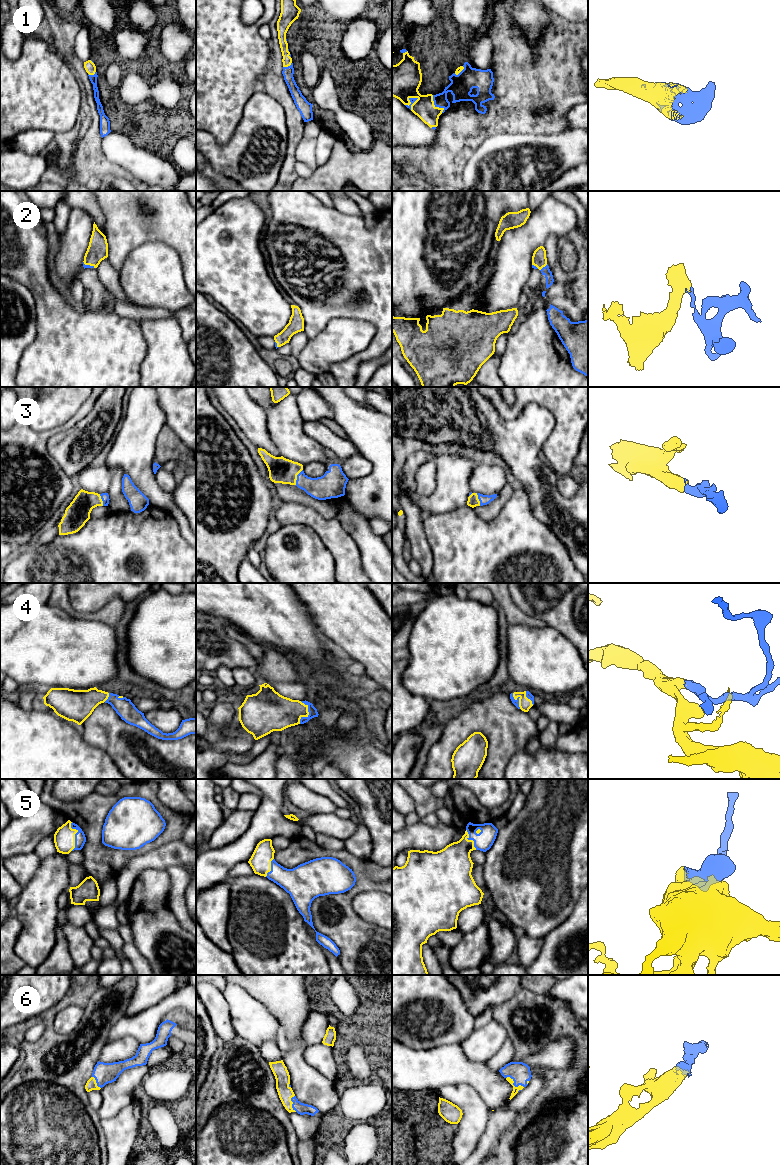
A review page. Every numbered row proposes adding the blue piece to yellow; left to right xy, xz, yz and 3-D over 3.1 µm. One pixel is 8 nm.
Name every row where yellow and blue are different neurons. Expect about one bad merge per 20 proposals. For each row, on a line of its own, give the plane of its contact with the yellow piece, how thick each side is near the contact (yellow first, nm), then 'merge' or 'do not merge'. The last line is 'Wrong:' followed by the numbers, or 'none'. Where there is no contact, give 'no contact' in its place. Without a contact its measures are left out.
1: meets yellow in yz; 170 nm thick on the yellow side, 180 nm on the other; merge
2: meets yellow in yz; 120 nm thick on the yellow side, 70 nm on the other; merge
3: meets yellow in xz; 200 nm thick on the yellow side, 190 nm on the other; merge
4: meets yellow in xz; 280 nm thick on the yellow side, 70 nm on the other; merge
5: meets yellow in xy; 180 nm thick on the yellow side, 90 nm on the other; merge
6: meets yellow in yz; 50 nm thick on the yellow side, 160 nm on the other; merge
Wrong: none

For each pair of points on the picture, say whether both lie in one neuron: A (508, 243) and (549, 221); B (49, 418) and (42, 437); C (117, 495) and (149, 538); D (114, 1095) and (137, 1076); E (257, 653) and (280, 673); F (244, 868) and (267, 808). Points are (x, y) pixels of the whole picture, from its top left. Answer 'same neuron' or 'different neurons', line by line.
A: same neuron
B: different neurons
C: different neurons
D: same neuron
E: different neurons
F: different neurons

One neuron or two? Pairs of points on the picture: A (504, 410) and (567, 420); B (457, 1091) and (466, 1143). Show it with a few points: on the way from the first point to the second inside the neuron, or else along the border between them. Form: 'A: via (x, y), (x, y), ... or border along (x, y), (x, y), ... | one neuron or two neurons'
A: via (520, 404), (526, 398), (546, 398), (552, 404) | one neuron
B: via (468, 1104), (468, 1130) | one neuron

